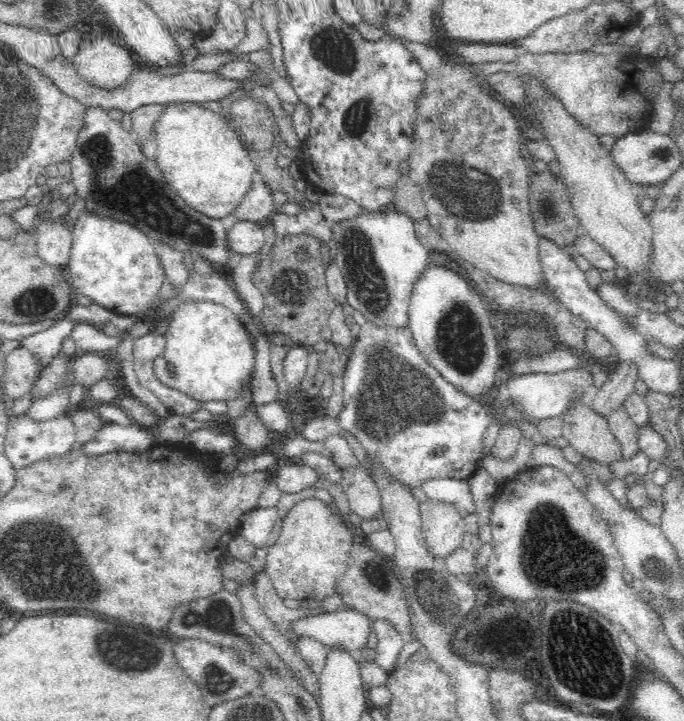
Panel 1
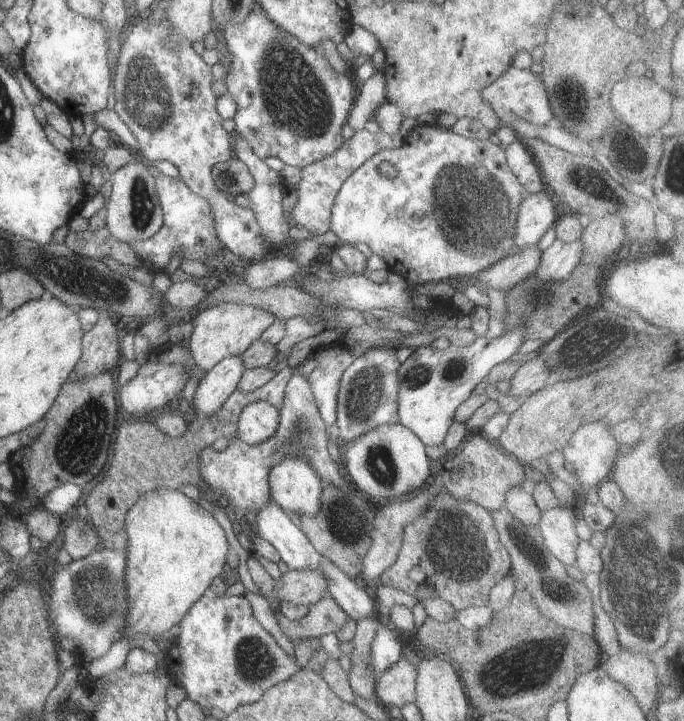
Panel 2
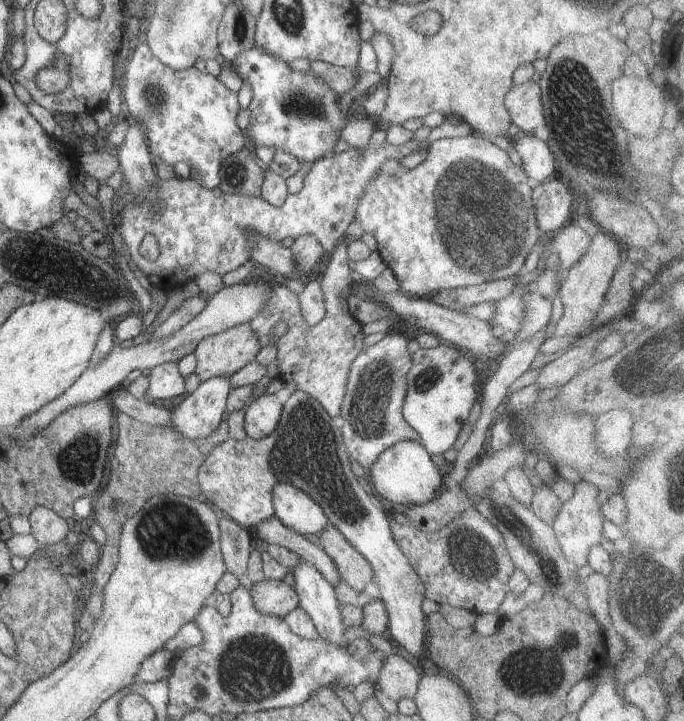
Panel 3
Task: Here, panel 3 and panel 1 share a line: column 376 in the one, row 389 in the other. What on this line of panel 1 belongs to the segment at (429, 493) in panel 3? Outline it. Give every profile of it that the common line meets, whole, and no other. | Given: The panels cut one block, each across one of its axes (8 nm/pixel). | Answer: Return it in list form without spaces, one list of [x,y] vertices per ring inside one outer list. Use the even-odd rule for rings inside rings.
[[[434,263],[428,264],[422,276],[414,284],[413,294],[410,298],[408,330],[413,335],[416,347],[424,357],[424,361],[432,366],[442,379],[448,381],[458,390],[465,392],[474,399],[484,400],[484,396],[494,388],[496,382],[496,370],[500,360],[500,350],[496,342],[496,334],[499,334],[498,322],[490,318],[486,312],[485,304],[472,285],[456,272],[444,266]]]

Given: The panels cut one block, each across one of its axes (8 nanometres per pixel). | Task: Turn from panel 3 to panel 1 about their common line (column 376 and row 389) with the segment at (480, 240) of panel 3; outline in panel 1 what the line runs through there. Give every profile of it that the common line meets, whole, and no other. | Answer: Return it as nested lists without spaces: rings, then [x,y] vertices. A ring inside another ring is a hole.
[[[212,302],[198,304],[187,304],[176,308],[172,314],[166,318],[171,319],[170,325],[162,335],[166,338],[165,351],[157,356],[154,363],[154,375],[170,388],[174,388],[195,398],[201,402],[208,400],[224,400],[227,404],[233,404],[242,386],[248,384],[250,390],[250,380],[255,372],[255,348],[248,334],[247,328],[241,320],[236,317],[228,308],[222,304]],[[173,364],[175,374],[169,376],[169,366]]]

